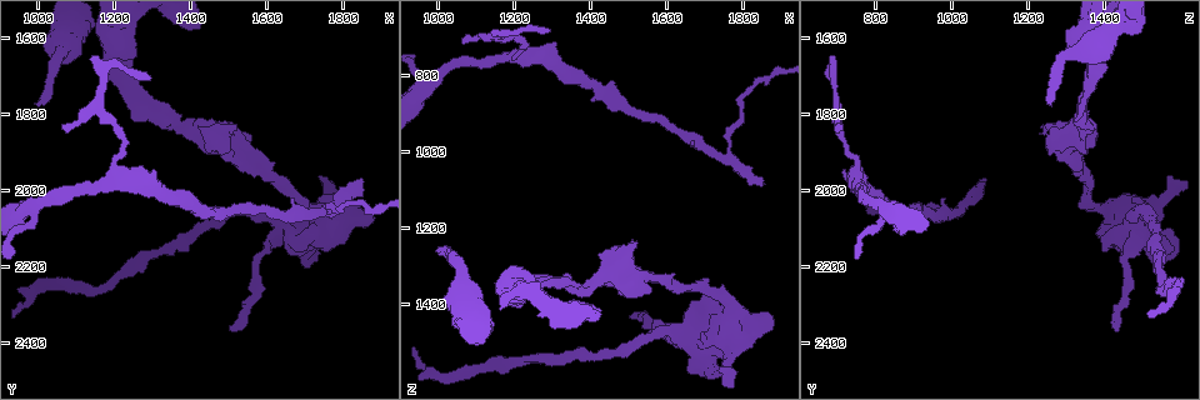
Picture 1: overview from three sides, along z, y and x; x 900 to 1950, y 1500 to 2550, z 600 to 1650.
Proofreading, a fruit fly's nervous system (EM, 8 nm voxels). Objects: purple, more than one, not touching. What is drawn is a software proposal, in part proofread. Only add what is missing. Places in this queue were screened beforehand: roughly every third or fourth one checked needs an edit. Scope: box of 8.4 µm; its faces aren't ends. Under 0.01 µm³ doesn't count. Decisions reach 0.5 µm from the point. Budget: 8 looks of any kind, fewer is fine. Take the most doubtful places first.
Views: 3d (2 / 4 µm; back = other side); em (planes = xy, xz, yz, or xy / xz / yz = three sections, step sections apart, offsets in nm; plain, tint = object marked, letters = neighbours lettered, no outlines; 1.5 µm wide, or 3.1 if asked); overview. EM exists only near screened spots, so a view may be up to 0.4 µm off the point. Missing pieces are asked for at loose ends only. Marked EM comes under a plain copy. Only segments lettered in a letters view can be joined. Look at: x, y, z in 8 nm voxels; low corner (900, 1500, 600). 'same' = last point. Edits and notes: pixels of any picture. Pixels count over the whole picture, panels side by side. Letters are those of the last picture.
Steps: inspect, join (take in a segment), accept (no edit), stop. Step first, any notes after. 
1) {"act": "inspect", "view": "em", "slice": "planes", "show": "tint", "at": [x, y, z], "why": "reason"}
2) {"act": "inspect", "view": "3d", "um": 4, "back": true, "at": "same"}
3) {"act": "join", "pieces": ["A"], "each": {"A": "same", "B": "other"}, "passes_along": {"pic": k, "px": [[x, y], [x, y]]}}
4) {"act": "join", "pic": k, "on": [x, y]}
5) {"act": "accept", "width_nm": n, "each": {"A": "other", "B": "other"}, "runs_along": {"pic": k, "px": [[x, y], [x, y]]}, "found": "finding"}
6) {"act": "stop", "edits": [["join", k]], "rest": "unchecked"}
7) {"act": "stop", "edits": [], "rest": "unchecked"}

{"act": "inspect", "view": "3d", "um": 4, "at": [995, 1770, 1255], "why": "free end"}

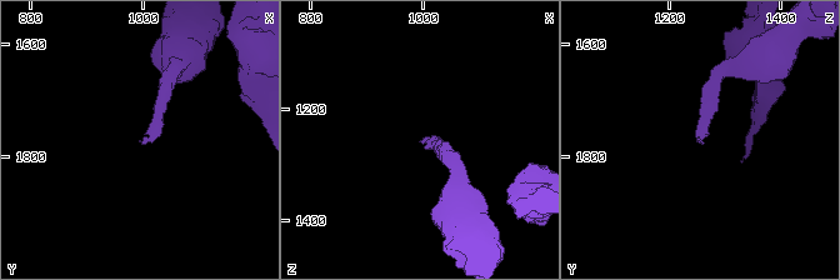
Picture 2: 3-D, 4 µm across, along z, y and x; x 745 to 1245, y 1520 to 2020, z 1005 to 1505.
{"act": "inspect", "view": "em", "slice": "xy", "step": 4, "show": "letters", "at": [1000, 1775, 1255], "why": "now the EM"}

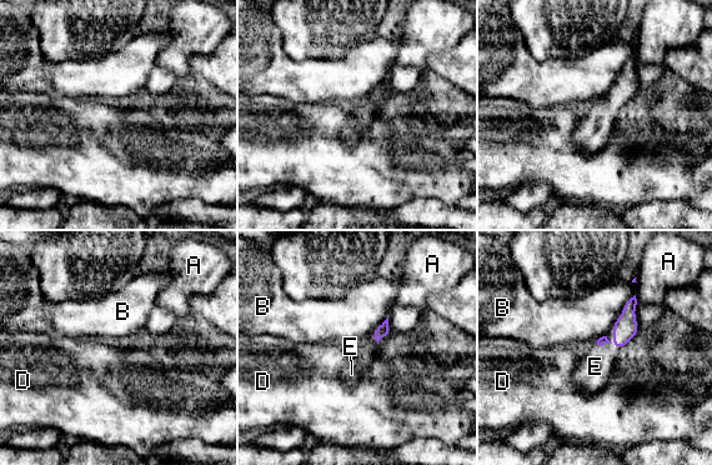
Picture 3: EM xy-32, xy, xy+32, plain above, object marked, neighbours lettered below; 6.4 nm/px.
{"act": "join", "pieces": ["E"], "longest_contact_nm": ["B", 260], "each": {"A": "other", "B": "other", "D": "other", "E": "same"}, "found": "it goes on there"}

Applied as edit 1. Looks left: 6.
{"act": "inspect", "view": "em", "slice": "yz", "step": 4, "show": "tint", "at": [1505, 2365, 1435], "why": "long arm stops here"}

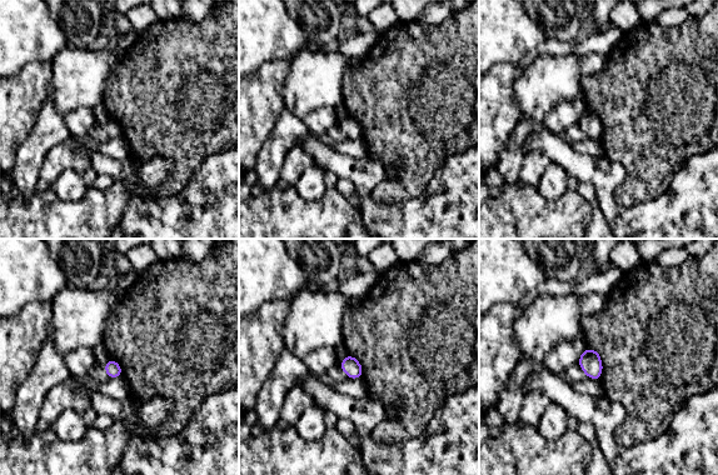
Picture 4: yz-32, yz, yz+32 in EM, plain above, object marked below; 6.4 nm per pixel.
{"act": "inspect", "view": "em", "slice": "yz", "step": 4, "show": "letters", "at": "same"}

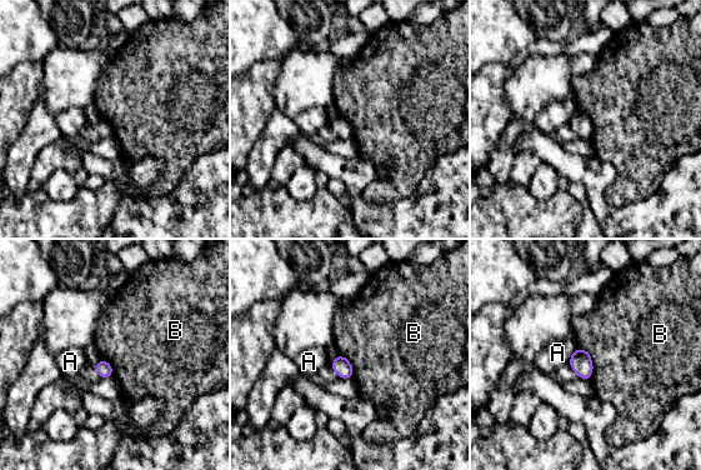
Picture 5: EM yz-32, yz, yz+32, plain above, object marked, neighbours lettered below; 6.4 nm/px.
{"act": "accept", "longest_contact_nm": ["B", 240], "each": {"A": "other", "B": "other"}, "border": {"pic": 5, "px": [[577, 346], [589, 351], [591, 379]]}, "found": "none of them fits"}

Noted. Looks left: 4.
{"act": "inspect", "view": "3d", "um": 2, "at": [1845, 1970, 1085], "why": "branch stops here"}

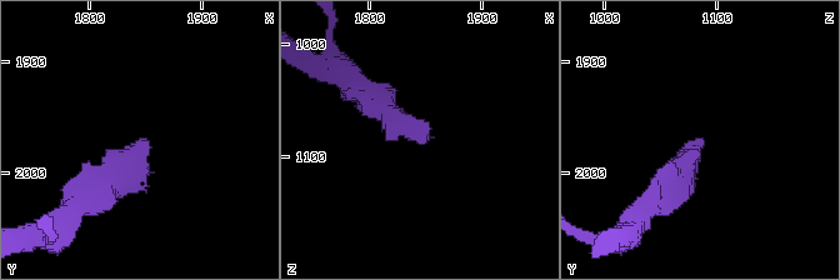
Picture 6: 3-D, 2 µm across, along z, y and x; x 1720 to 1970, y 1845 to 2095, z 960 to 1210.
{"act": "inspect", "view": "em", "slice": "yz", "step": 8, "show": "letters", "at": [1852, 1978, 1088]}

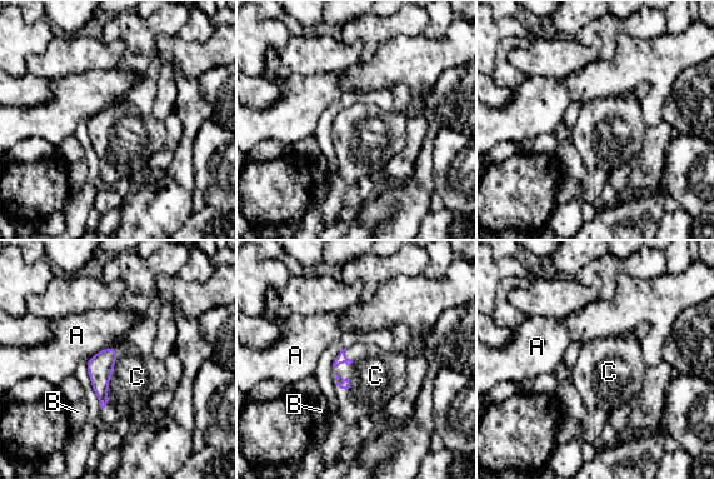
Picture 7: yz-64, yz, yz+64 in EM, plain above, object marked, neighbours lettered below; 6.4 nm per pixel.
{"act": "join", "pieces": ["C"], "longest_contact_nm": ["C", 420], "each": {"A": "other", "B": "other", "C": "same"}, "passes_along": {"pic": 7, "px": [[100, 367], [109, 378], [136, 377]]}, "found": "the neuron continues"}

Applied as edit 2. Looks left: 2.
{"act": "stop", "edits": [["join", 3], ["join", 7]], "rest": "unchecked"}

